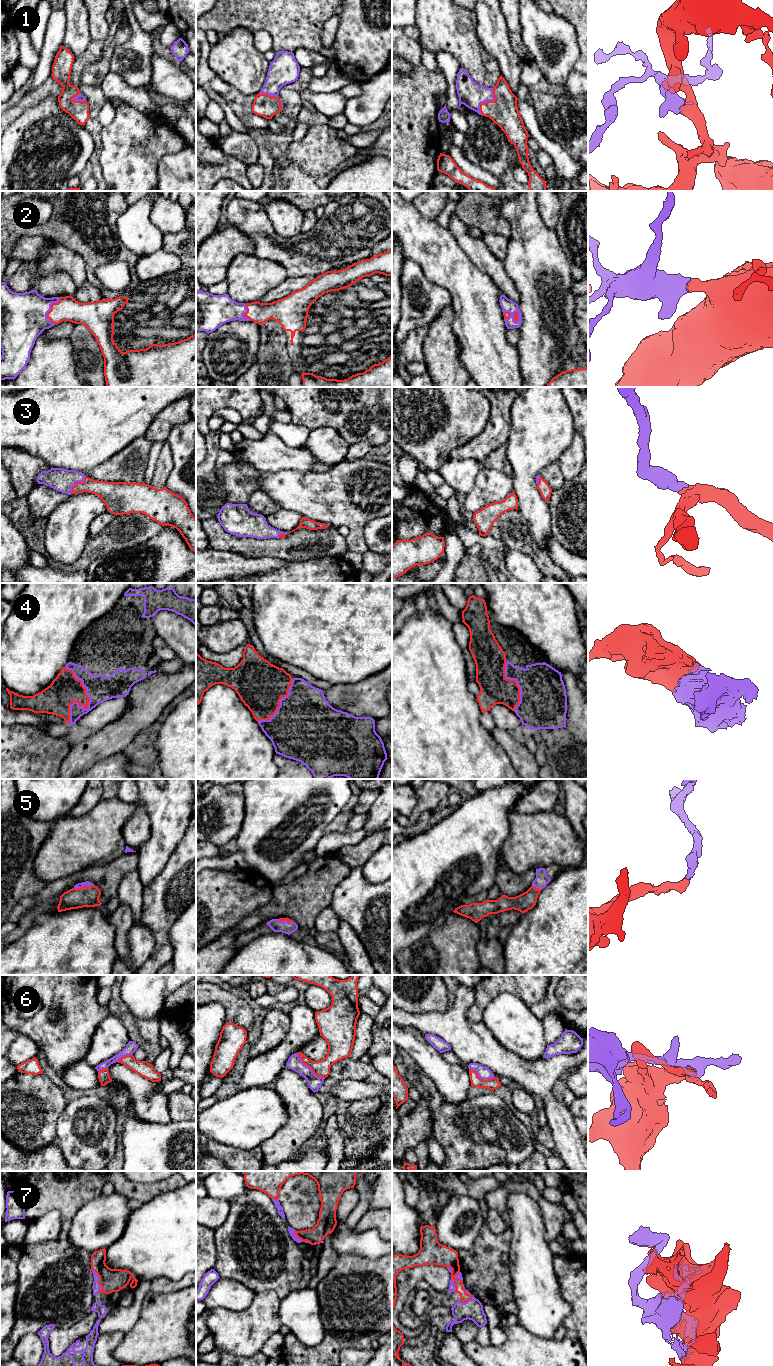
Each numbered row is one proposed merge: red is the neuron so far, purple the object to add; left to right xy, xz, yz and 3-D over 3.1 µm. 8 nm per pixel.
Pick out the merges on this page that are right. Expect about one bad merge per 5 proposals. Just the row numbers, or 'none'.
1, 2, 3, 4, 5, 7

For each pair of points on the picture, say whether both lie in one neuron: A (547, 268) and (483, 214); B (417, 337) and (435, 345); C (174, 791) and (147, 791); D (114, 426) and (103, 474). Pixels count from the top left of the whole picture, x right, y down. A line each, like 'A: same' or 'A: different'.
A: different
B: different
C: same
D: different

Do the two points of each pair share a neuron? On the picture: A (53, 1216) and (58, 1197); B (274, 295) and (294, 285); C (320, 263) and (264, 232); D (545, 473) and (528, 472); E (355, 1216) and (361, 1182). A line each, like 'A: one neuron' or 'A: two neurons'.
A: two neurons
B: one neuron
C: one neuron
D: two neurons
E: one neuron

